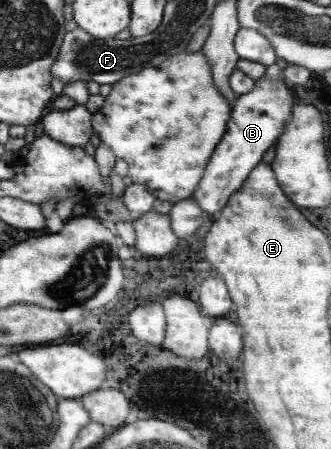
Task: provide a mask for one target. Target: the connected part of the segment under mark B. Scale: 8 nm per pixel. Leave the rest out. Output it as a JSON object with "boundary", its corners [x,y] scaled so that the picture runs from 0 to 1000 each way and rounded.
{"boundary":[[[852,169],[834,178],[779,174],[755,205],[707,223],[701,241],[701,263],[680,307],[659,318],[656,334],[619,374],[616,396],[580,437],[634,488],[683,459],[701,432],[728,423],[752,401],[755,388],[773,379],[798,339],[834,312],[846,312],[852,298],[861,298],[864,281],[876,276],[876,265],[885,263],[882,209],[858,192]]]}

